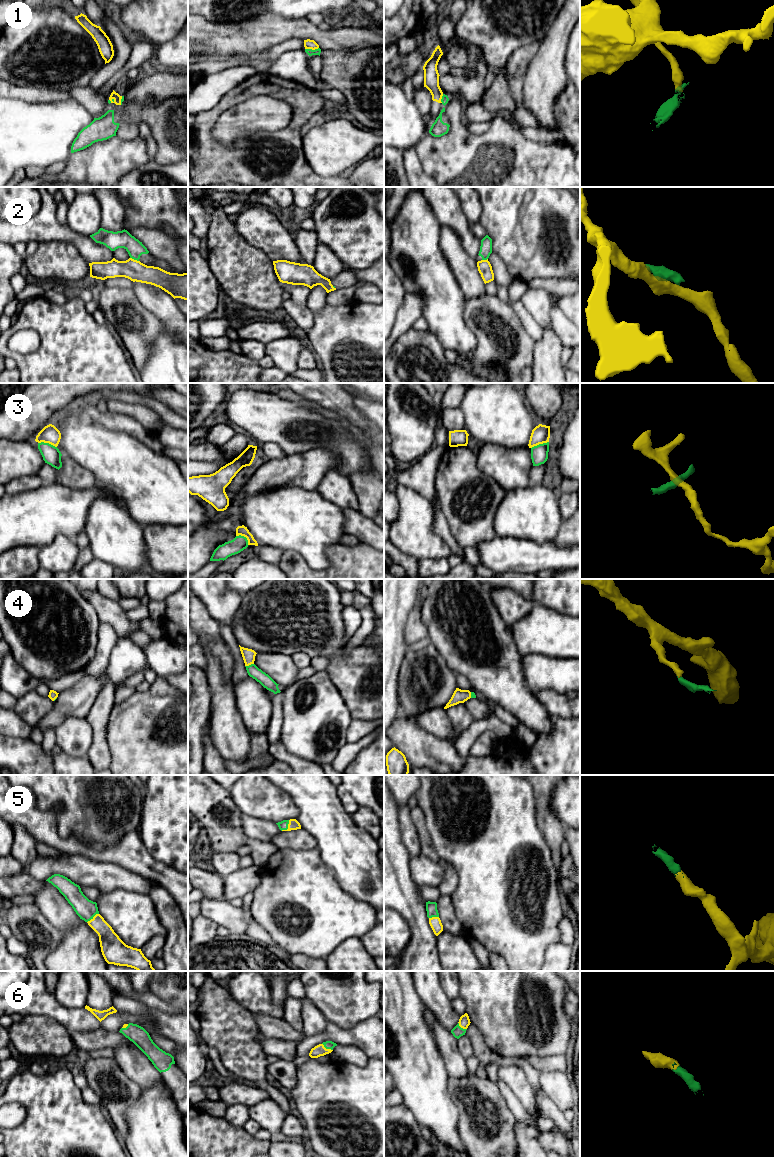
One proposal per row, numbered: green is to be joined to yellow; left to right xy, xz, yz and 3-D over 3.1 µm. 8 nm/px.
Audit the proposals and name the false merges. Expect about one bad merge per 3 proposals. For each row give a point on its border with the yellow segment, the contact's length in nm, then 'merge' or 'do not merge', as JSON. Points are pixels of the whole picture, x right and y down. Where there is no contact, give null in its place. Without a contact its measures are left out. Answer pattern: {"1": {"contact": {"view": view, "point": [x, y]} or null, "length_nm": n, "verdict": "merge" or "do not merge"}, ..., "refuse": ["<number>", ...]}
{"1": {"contact": {"view": "xz", "point": [311, 48]}, "length_nm": 110, "verdict": "do not merge"}, "2": {"contact": {"view": "xy", "point": [133, 259]}, "length_nm": 80, "verdict": "do not merge"}, "3": {"contact": {"view": "xy", "point": [47, 442]}, "length_nm": 160, "verdict": "do not merge"}, "4": {"contact": {"view": "xz", "point": [249, 664]}, "length_nm": 80, "verdict": "merge"}, "5": {"contact": {"view": "xz", "point": [288, 827]}, "length_nm": 110, "verdict": "merge"}, "6": {"contact": {"view": "xz", "point": [327, 1049]}, "length_nm": 110, "verdict": "merge"}, "refuse": ["1", "2", "3"]}

